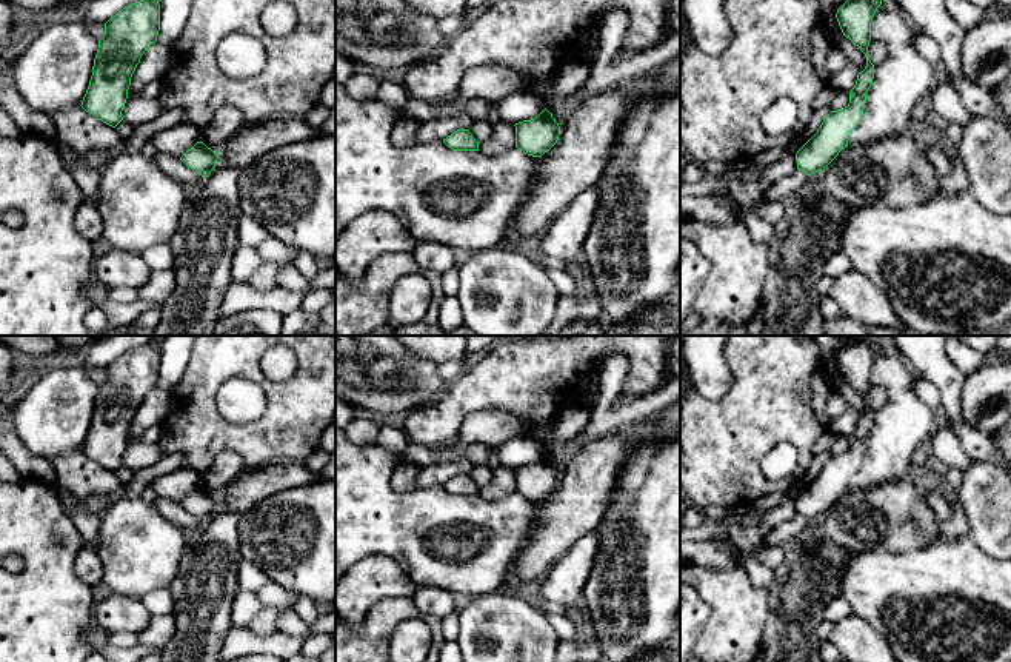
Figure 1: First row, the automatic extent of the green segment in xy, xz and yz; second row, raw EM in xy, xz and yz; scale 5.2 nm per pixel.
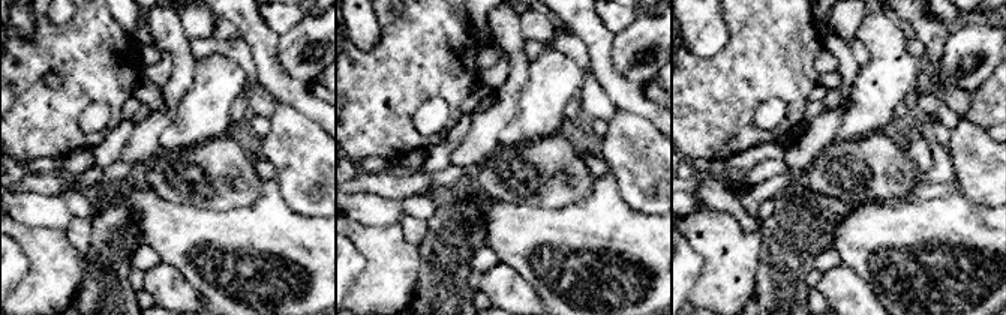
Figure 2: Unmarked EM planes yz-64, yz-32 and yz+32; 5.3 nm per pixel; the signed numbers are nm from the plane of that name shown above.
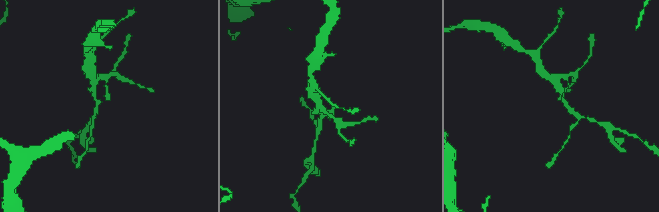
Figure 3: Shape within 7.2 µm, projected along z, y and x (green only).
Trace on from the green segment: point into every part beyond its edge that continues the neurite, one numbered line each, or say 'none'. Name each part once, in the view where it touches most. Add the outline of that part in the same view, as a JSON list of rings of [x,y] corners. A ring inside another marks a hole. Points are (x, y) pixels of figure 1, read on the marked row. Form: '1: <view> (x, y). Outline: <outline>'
none

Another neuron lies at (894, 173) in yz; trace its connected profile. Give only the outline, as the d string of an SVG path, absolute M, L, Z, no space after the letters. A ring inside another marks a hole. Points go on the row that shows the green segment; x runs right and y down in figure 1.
M908 135L848 145L823 169L823 192L853 208L908 209L926 205L943 188L925 149Z

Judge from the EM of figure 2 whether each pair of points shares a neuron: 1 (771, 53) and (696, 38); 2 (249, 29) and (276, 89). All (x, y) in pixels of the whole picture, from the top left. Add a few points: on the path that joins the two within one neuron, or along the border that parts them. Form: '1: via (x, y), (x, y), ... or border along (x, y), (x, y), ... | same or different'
1: border along (723, 15), (727, 42), (711, 56), (694, 56) | different
2: via (263, 44), (270, 74) | same

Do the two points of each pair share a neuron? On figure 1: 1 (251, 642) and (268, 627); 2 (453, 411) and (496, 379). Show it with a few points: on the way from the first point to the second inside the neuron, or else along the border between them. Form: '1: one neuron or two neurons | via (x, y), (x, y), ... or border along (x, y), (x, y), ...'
1: two neurons | border along (246, 627), (259, 635), (277, 631)
2: one neuron | via (463, 401), (474, 390), (485, 387)

